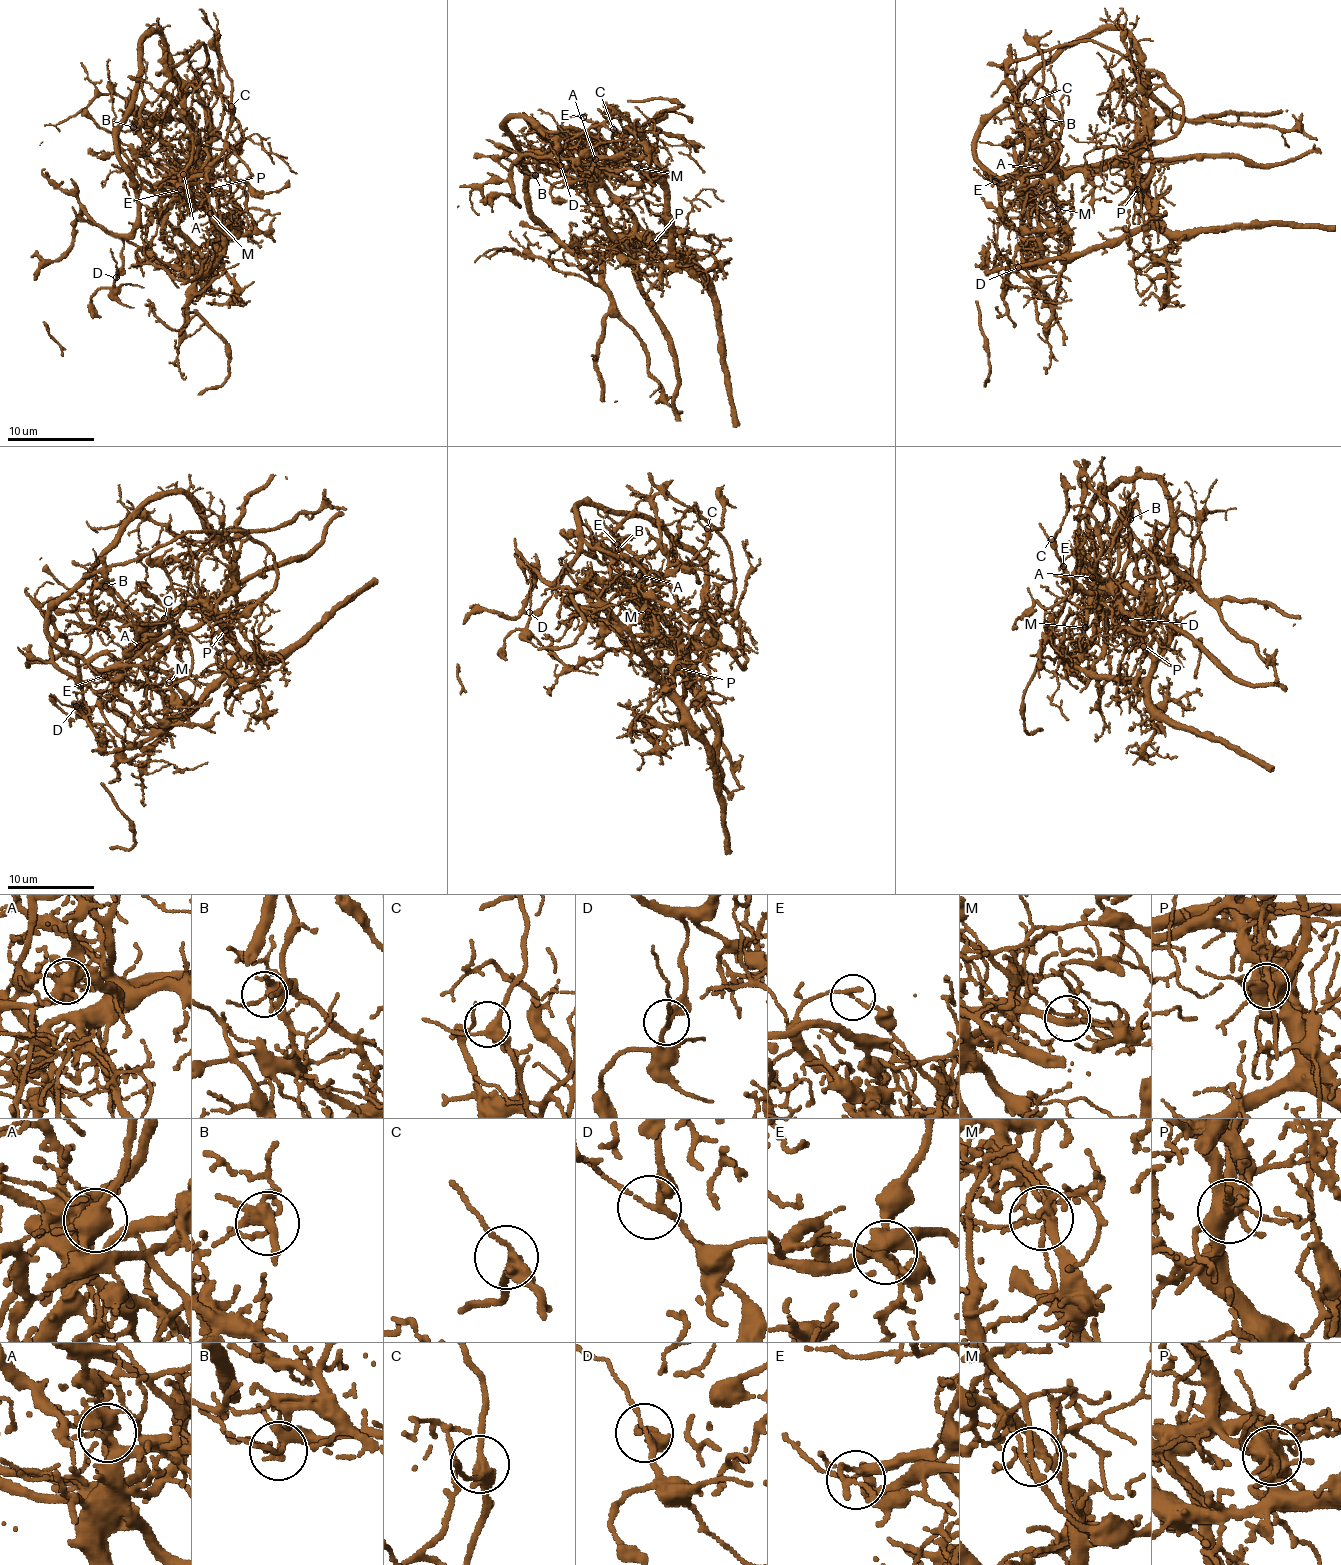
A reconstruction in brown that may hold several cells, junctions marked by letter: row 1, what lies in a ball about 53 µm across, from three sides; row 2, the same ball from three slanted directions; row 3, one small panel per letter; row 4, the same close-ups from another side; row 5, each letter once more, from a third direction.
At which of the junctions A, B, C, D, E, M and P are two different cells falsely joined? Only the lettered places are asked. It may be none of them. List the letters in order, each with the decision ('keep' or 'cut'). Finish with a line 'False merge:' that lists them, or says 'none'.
A: cut
B: keep
C: keep
D: keep
E: cut
M: keep
P: cut
False merge: A, E, P

